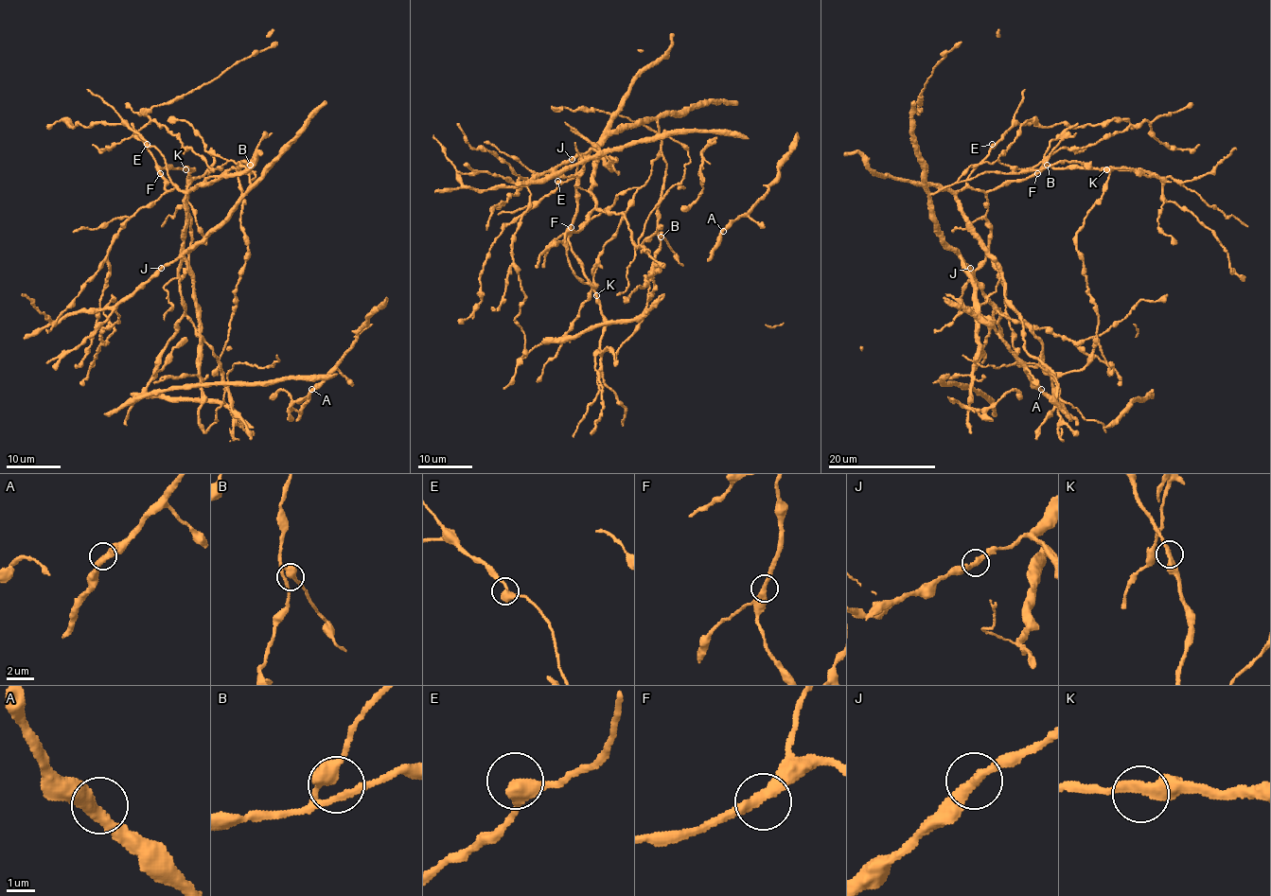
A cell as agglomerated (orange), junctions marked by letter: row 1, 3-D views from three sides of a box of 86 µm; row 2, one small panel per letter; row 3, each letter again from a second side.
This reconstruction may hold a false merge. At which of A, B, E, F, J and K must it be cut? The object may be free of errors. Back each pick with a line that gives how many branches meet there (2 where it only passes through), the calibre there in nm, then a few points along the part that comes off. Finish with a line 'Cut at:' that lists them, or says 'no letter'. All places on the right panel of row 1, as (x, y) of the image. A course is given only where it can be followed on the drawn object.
Cut at: no letter

